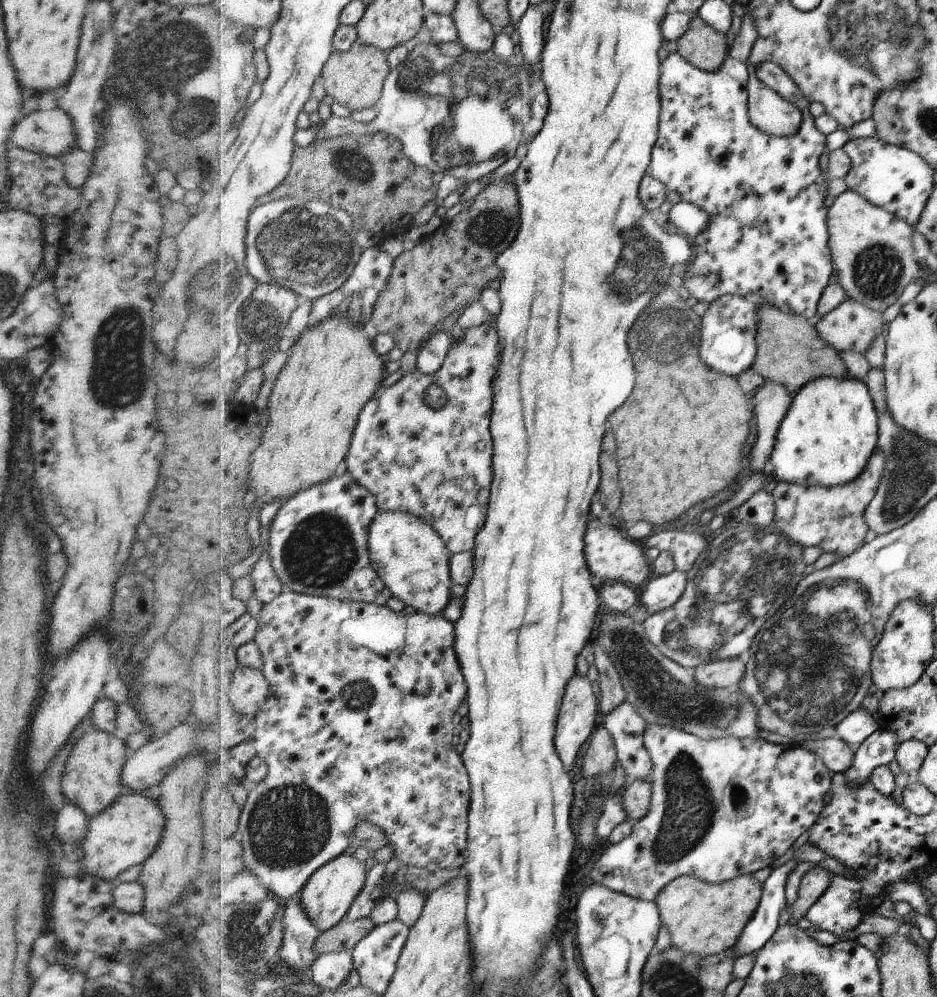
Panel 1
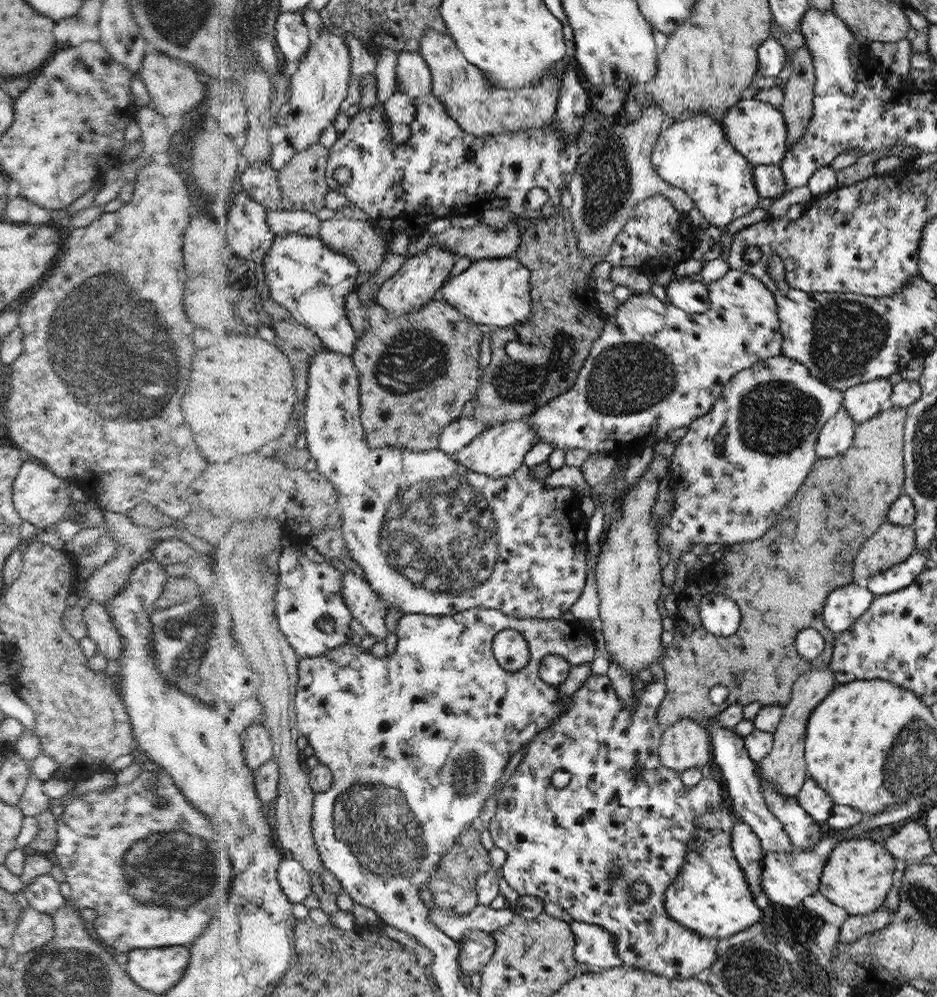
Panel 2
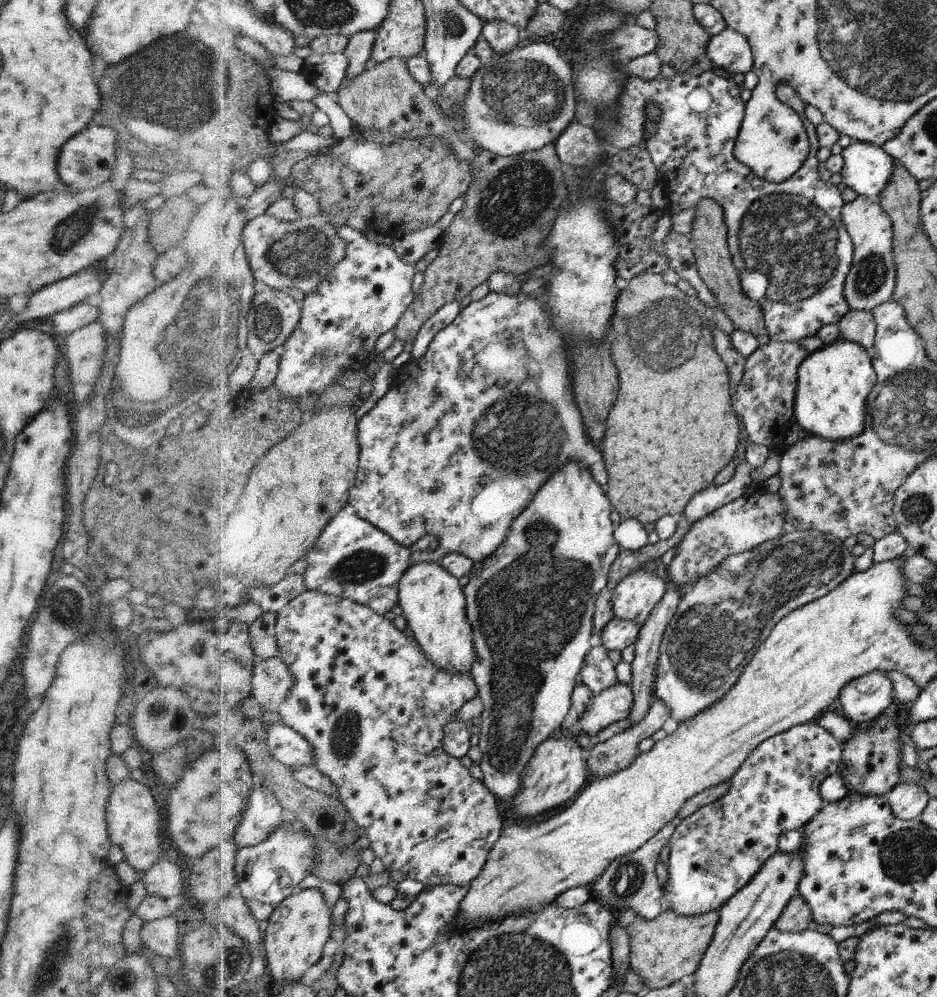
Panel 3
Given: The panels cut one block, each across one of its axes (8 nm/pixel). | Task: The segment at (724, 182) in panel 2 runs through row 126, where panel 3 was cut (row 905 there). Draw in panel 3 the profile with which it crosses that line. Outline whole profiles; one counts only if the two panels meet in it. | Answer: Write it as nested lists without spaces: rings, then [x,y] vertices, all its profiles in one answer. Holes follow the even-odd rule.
[[[814,721],[793,726],[763,741],[731,778],[730,790],[723,797],[675,826],[669,840],[670,854],[666,862],[668,880],[664,886],[669,908],[687,917],[719,911],[779,851],[779,837],[782,834],[802,830],[823,809],[826,802],[819,788],[825,778],[838,772],[842,758],[842,743]]]

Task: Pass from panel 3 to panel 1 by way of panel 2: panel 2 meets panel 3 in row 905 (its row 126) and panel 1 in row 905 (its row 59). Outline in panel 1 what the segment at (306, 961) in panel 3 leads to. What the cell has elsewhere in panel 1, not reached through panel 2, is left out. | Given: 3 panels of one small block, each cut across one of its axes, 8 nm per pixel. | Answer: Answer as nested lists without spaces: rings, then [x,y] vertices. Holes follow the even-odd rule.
[[[347,852],[342,856],[323,866],[301,892],[302,906],[306,908],[306,914],[312,918],[314,924],[321,932],[335,929],[338,924],[346,919],[352,904],[362,894],[366,886],[369,870],[364,861],[358,860]]]

